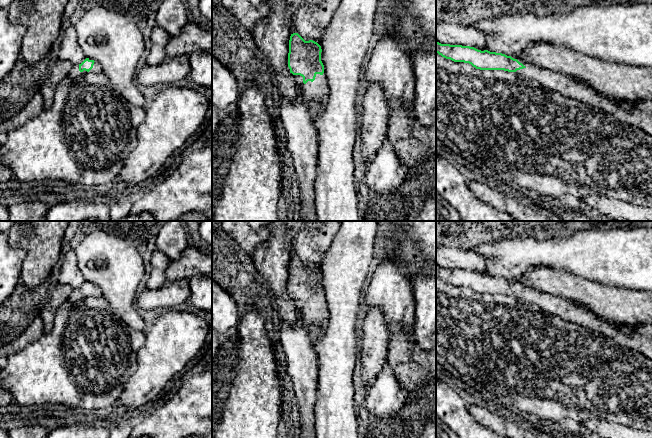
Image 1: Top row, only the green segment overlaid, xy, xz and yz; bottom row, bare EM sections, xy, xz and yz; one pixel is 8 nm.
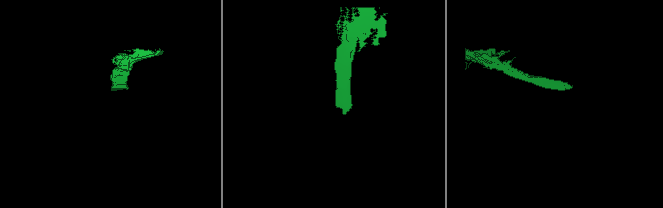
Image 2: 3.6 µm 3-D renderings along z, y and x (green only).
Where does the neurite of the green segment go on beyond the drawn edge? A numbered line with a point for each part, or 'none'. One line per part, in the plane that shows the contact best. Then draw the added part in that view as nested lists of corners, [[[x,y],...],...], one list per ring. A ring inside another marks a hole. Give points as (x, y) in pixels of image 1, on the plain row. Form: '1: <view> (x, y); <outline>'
1: xz (314, 317); [[[325,297],[322,299],[316,298],[315,304],[313,306],[308,305],[306,308],[303,307],[302,300],[294,299],[294,301],[296,312],[303,318],[312,347],[315,350],[321,336],[321,331],[327,324],[328,311],[326,299]]]

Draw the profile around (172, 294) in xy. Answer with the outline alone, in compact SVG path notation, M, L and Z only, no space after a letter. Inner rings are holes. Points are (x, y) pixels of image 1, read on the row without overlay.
M188 280L167 281L156 290L146 289L137 295L136 303L143 310L176 309L190 299Z

